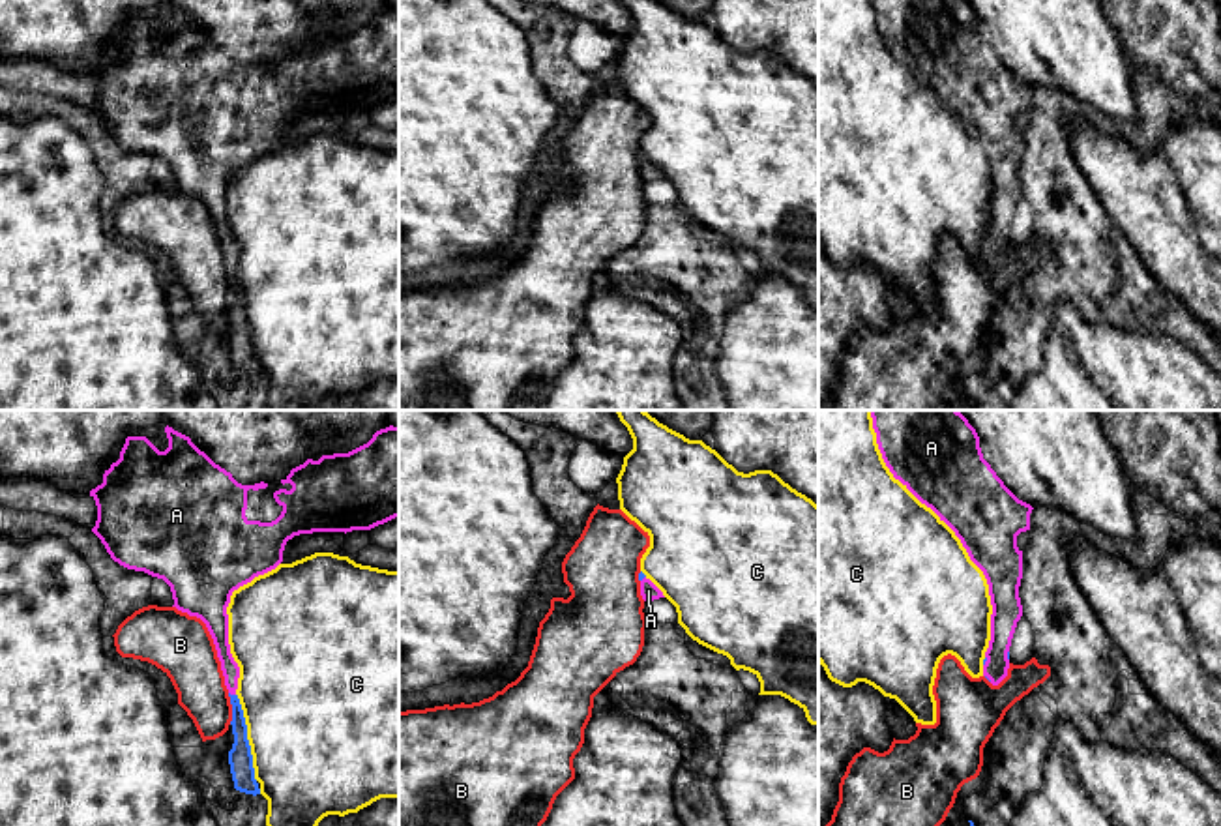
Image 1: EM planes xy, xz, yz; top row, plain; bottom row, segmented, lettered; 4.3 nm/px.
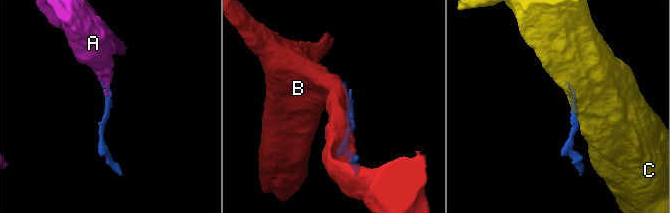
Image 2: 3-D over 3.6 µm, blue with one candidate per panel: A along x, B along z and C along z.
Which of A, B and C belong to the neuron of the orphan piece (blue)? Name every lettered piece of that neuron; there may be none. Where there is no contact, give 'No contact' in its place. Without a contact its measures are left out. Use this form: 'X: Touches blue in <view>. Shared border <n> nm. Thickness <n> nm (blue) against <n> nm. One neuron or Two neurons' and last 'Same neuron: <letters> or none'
A: Touches blue in xy. Shared border 40 nm. Thickness 90 nm (blue) against 80 nm. One neuron
B: Touches blue in xy. Shared border 140 nm. Thickness 110 nm (blue) against 220 nm. Two neurons
C: Touches blue in xy. Shared border 380 nm. Thickness 110 nm (blue) against 480 nm. Two neurons
Same neuron: A

